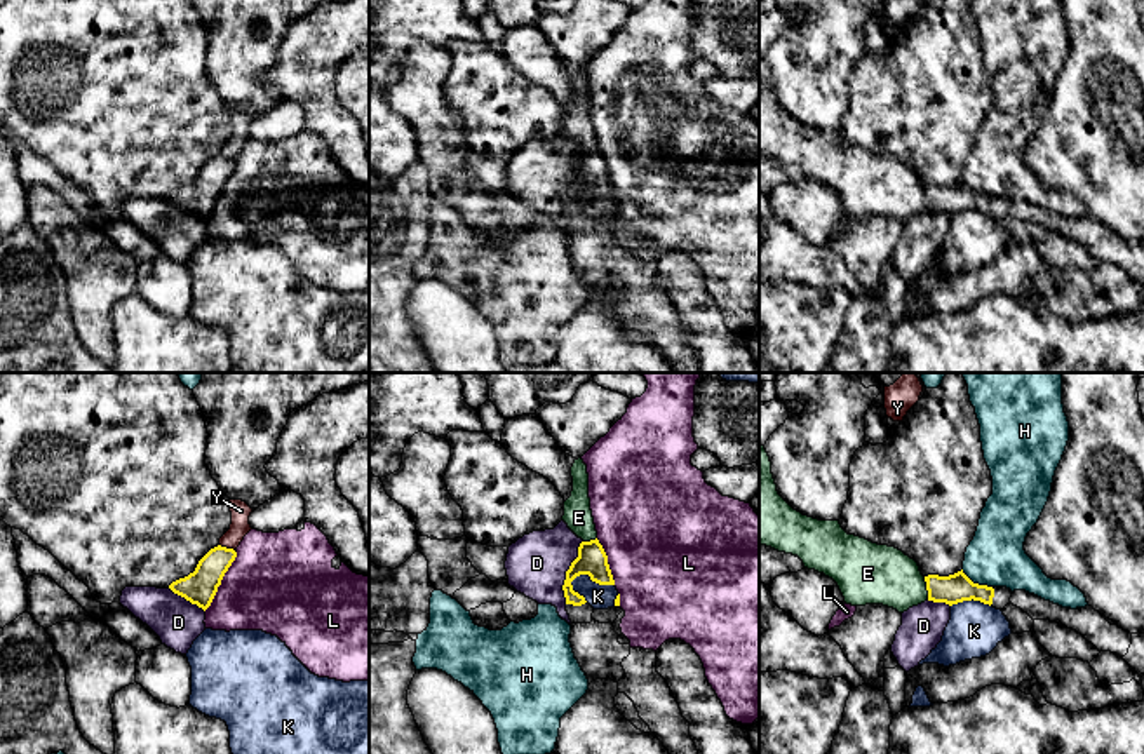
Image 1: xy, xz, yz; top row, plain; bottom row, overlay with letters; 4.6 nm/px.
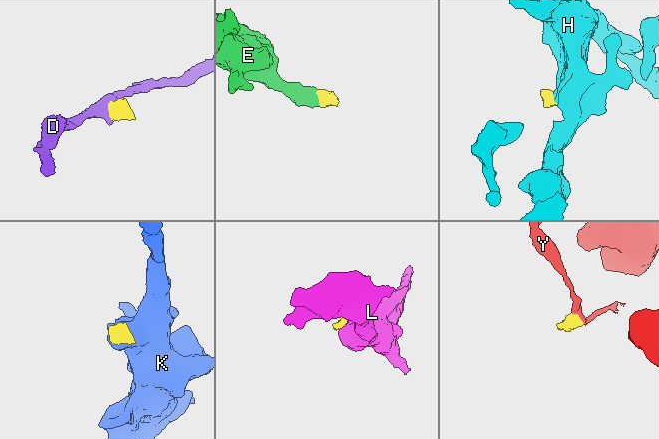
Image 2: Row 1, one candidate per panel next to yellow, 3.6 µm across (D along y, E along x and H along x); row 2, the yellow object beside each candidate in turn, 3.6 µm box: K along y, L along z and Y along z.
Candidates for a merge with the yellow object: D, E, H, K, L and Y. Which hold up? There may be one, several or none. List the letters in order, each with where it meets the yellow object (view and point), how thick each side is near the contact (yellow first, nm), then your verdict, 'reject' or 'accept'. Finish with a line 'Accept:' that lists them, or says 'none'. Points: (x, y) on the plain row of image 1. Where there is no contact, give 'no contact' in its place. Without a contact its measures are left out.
D: xz (566, 181) | 140/280 nm | reject
E: yz (927, 197) | 140/280 nm | accept
H: yz (977, 194) | 140/260 nm | reject
K: xz (592, 190) | 140/110 nm | reject
L: xy (222, 188) | 160/440 nm | reject
Y: xy (225, 157) | 160/90 nm | reject
Accept: E

